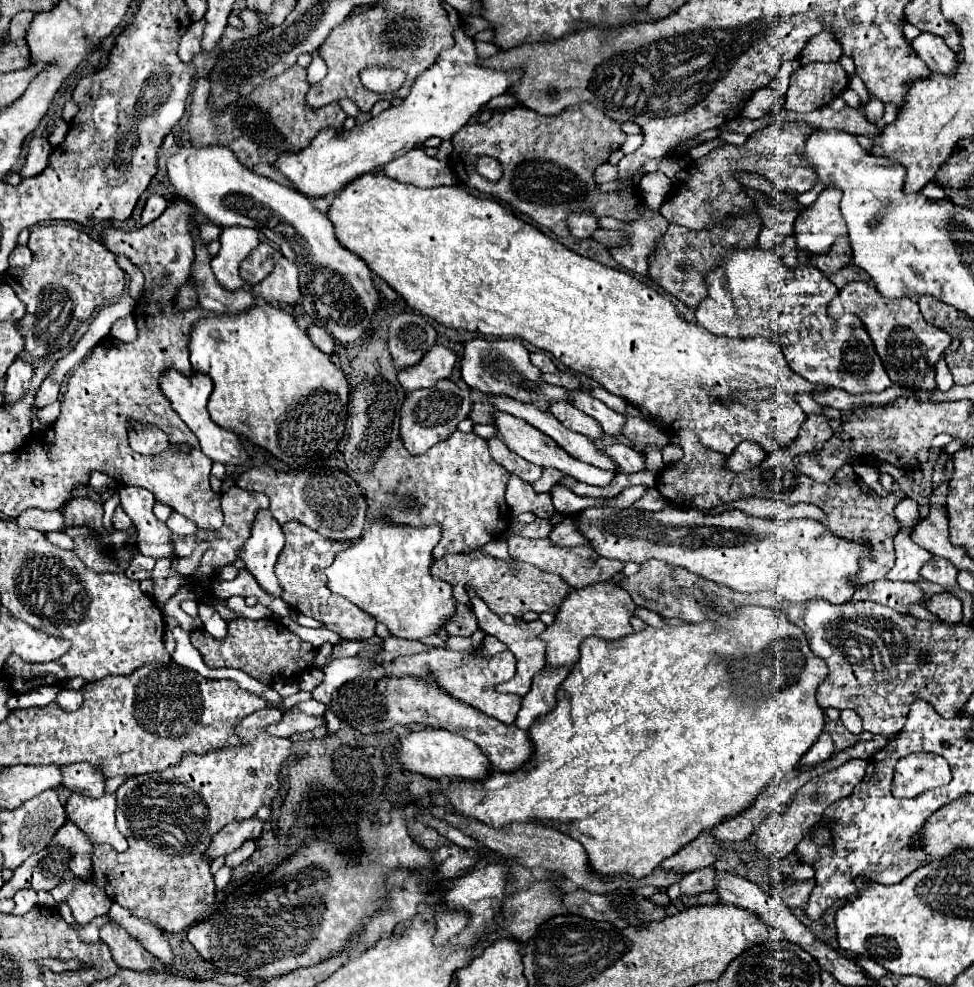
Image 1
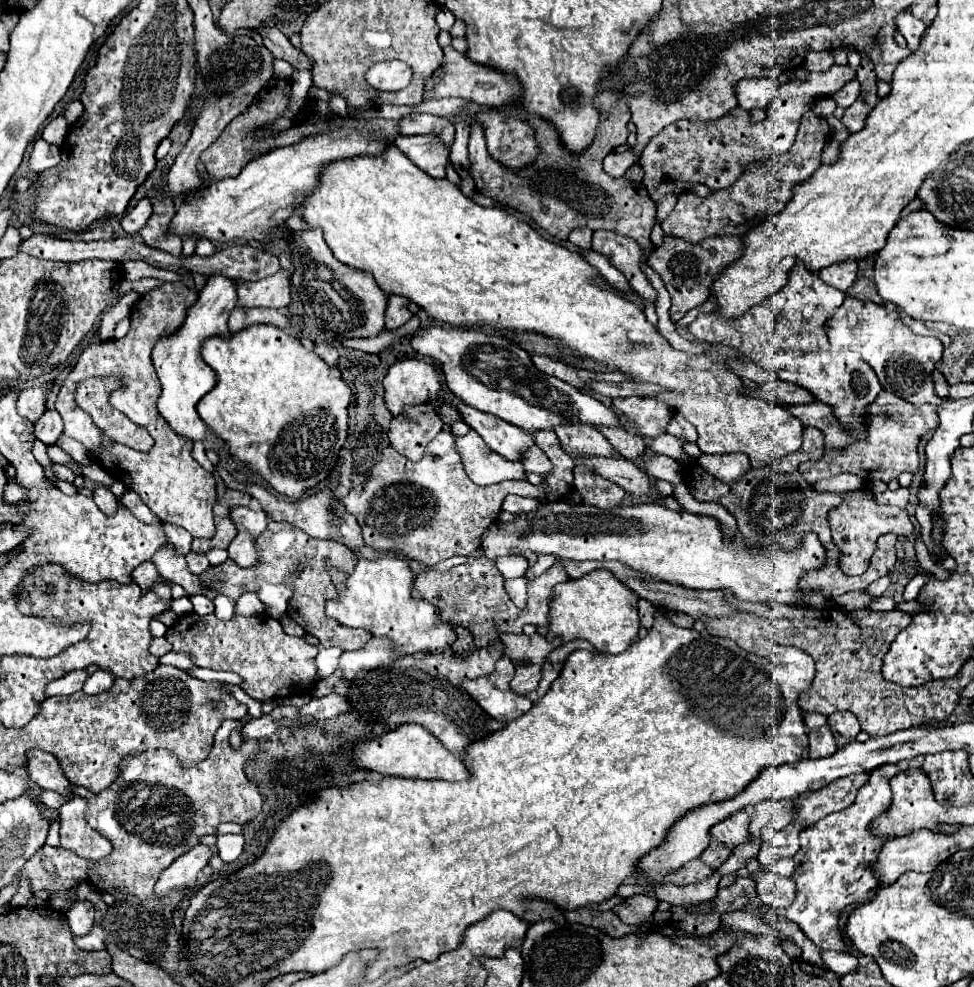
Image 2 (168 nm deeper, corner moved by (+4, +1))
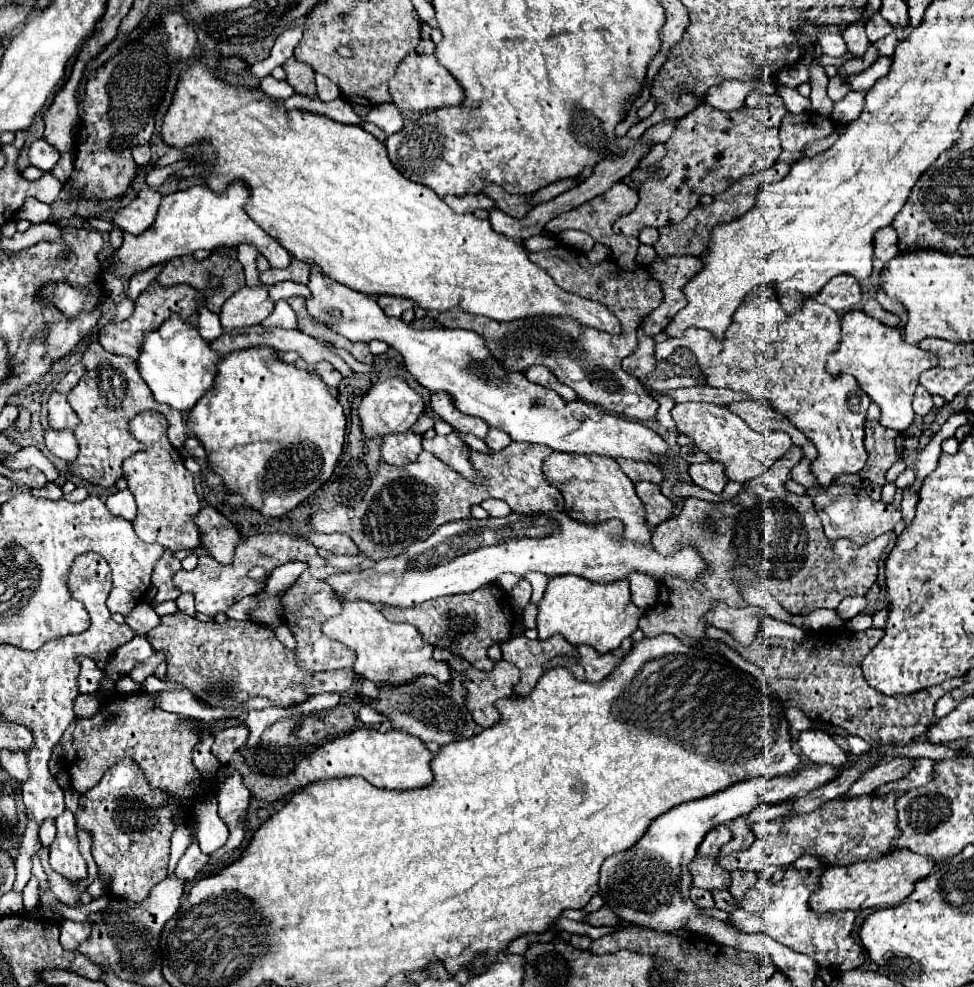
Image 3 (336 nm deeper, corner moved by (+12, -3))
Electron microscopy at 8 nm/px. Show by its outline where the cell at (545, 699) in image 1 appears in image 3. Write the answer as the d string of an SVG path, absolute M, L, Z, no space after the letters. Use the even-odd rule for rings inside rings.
M578 646L580 652L580 660L572 660L572 658L554 658L546 664L546 668L554 668L554 666L566 666L578 680L582 682L600 682L602 678L606 678L620 662L618 656L614 656L612 652L608 654L600 654L596 652L592 646Z

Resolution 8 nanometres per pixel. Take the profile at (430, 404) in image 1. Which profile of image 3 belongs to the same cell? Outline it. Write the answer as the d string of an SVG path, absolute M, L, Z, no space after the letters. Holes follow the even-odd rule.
M412 430L382 438L382 460L392 466L406 466L422 452L422 436Z

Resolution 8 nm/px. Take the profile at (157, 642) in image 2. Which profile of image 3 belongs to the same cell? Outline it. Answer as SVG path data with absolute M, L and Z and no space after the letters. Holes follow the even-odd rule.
M152 654L148 660L144 660L144 662L140 662L128 676L136 682L136 684L142 684L148 676L152 676L154 674L154 670L156 670L156 666L160 664L164 660L164 656L162 654Z

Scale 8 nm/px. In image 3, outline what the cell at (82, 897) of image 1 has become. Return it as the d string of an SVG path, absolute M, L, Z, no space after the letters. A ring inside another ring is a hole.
M64 920L60 926L60 944L66 950L76 950L92 932L92 926L88 922L72 922Z

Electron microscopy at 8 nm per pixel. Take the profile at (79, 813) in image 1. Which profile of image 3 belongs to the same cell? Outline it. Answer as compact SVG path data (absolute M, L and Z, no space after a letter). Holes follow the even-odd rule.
M64 810L64 814L56 818L56 840L50 846L50 866L72 884L80 884L88 878L86 860L78 852L76 820L70 810Z

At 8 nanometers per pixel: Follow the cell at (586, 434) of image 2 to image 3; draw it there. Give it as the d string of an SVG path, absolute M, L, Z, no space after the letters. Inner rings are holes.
M554 452L554 456L544 462L542 472L546 476L546 482L554 484L554 488L558 488L564 496L566 514L572 520L582 520L582 524L602 524L602 520L618 518L622 520L622 524L626 524L626 540L650 544L652 530L648 530L646 526L646 512L640 498L636 496L634 482L620 470L616 460L606 456Z

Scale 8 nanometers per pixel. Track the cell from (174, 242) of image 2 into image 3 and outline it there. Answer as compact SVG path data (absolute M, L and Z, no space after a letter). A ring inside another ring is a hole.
M154 188L142 190L128 206L114 214L114 224L130 234L142 234L156 220L160 200L162 196Z

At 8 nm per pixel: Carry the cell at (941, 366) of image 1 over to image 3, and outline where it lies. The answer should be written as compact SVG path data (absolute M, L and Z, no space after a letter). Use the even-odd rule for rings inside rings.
M918 386L916 388L916 394L914 394L914 402L912 402L912 408L918 416L926 416L930 410L932 410L932 396L926 392L926 388Z

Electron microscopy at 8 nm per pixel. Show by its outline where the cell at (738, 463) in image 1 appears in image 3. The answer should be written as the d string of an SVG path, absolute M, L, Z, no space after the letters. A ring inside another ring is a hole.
M704 462L704 464L692 464L688 470L692 482L704 490L710 490L712 494L720 494L724 486L728 484L728 478L724 474L724 466L720 462Z

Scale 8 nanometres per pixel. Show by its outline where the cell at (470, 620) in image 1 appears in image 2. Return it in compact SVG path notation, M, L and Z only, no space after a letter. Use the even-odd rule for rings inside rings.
M454 626L454 632L456 632L456 642L450 646L456 654L462 654L462 652L472 652L476 646L474 646L474 640L468 632L468 628L462 628L462 626Z

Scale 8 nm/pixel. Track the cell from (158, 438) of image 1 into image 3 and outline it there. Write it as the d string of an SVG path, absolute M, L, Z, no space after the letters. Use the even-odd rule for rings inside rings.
M100 342L88 344L82 356L82 364L86 374L68 394L68 404L74 408L80 420L74 428L78 456L68 464L68 470L72 476L78 476L94 486L112 488L116 480L123 477L122 462L144 448L128 428L130 420L136 416L136 410L174 412L174 408L166 408L166 404L154 404L154 396L150 396L150 388L146 388L146 382L140 378L134 360L106 352ZM88 410L92 410L90 418Z

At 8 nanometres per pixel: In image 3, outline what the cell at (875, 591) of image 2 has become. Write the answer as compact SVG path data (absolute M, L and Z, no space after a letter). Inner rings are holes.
M848 596L848 598L844 598L844 600L838 604L836 614L846 622L846 620L854 618L856 614L860 614L864 608L866 608L866 598L854 598L854 596Z

